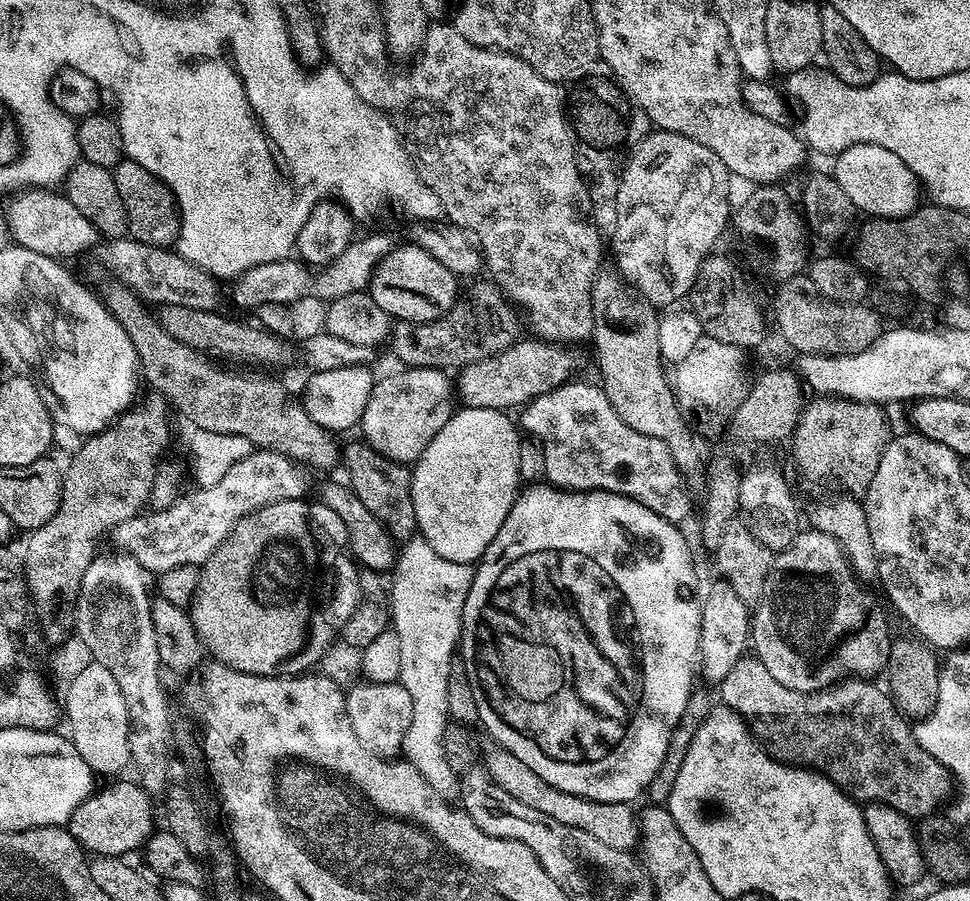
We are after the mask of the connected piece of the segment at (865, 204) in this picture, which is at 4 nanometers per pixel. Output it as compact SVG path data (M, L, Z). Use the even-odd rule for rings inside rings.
M849 144L844 151L835 157L834 175L838 186L842 186L842 194L850 198L853 209L860 208L869 217L885 216L894 218L913 212L918 206L916 200L922 196L922 188L916 176L894 154L894 150L886 150L886 146L877 144Z

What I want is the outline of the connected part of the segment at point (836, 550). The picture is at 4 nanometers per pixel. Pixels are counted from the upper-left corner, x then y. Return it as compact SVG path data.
M800 530L788 548L773 555L766 582L760 588L758 603L751 613L750 648L782 686L790 686L790 690L799 692L818 692L841 674L872 678L875 672L883 673L887 669L894 636L888 633L885 605L880 605L875 594L860 585L860 580L840 543L825 532Z

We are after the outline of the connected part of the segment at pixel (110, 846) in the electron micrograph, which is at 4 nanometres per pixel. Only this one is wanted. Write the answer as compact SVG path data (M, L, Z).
M139 783L112 784L109 788L93 791L92 795L80 803L78 810L67 822L67 829L79 842L85 853L96 856L127 857L127 852L143 849L152 839L153 797L140 787Z

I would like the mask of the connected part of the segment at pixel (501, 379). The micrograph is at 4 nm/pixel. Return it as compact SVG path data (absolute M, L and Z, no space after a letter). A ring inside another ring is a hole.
M521 338L501 356L474 362L459 369L458 394L463 403L470 408L519 409L534 397L550 394L550 390L569 383L576 372L576 352L572 349L575 347L549 342L543 338L535 339Z

